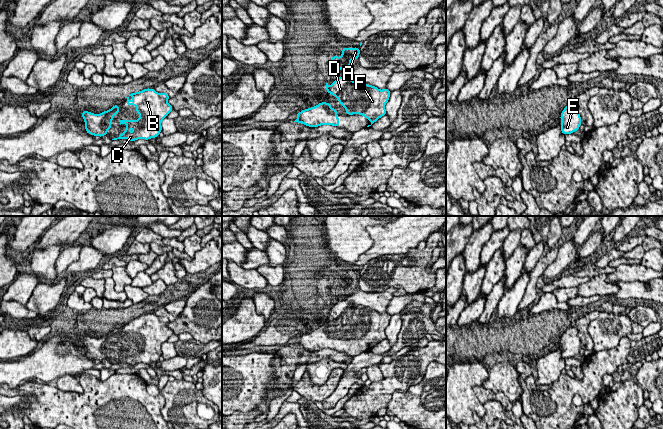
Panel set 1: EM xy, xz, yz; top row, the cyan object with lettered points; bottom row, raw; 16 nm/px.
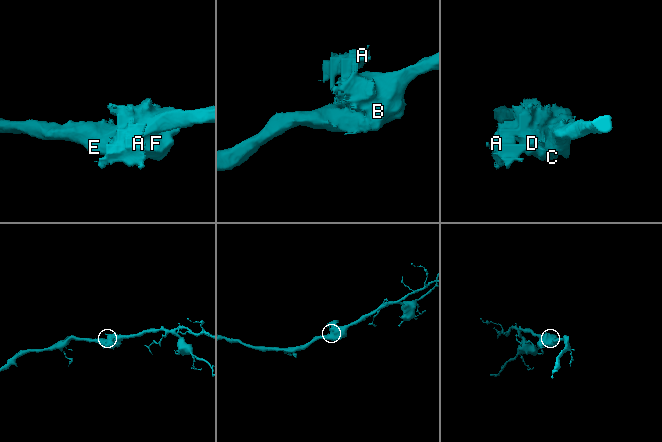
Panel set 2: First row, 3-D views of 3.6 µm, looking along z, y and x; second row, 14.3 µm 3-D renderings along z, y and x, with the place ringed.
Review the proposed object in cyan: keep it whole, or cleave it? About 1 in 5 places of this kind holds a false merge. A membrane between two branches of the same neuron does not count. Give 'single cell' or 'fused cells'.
single cell

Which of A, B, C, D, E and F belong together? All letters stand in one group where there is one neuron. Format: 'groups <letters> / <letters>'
groups A B C D E F

